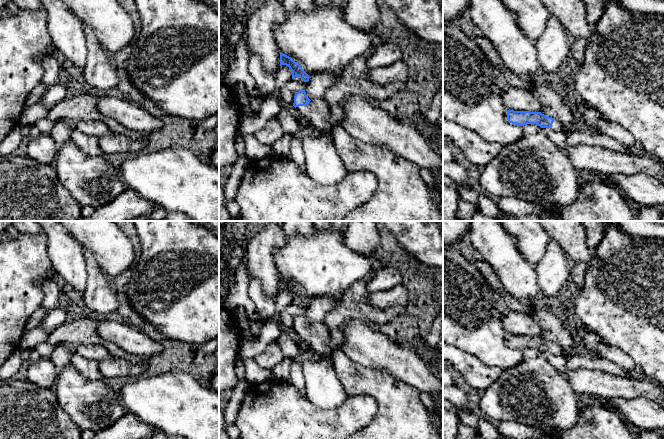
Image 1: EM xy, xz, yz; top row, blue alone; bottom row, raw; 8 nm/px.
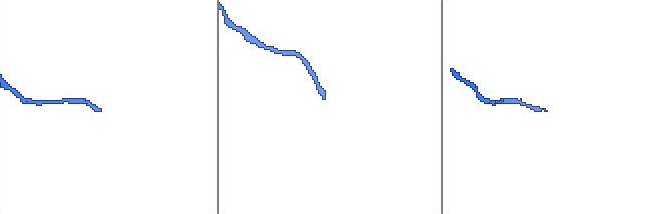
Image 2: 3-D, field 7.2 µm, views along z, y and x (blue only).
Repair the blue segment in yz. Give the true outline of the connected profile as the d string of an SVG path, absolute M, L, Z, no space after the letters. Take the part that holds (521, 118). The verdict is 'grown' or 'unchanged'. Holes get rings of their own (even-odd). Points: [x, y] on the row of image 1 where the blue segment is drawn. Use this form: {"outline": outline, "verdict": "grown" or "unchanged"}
{"outline": "M507 111L507 120L509 123L524 126L527 124L536 124L541 128L552 128L556 131L566 131L567 127L558 120L546 116L541 112L530 111Z", "verdict": "grown"}

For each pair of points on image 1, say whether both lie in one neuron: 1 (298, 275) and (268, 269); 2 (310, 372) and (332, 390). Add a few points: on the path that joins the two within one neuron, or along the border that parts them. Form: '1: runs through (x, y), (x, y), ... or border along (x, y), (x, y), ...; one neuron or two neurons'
1: border along (279, 247), (273, 252), (273, 260), (281, 275); two neurons
2: runs through (315, 375), (327, 387); one neuron

